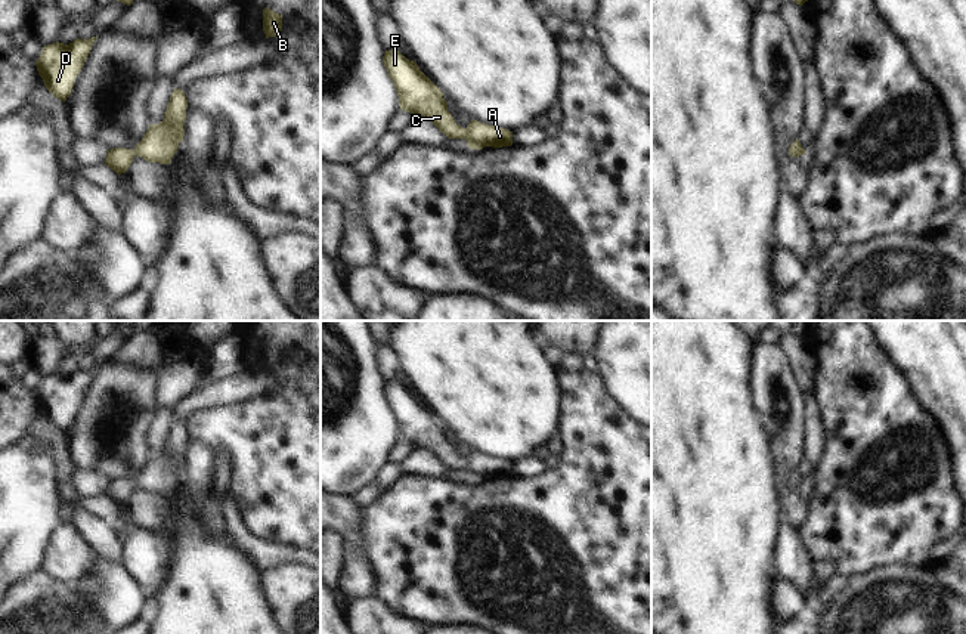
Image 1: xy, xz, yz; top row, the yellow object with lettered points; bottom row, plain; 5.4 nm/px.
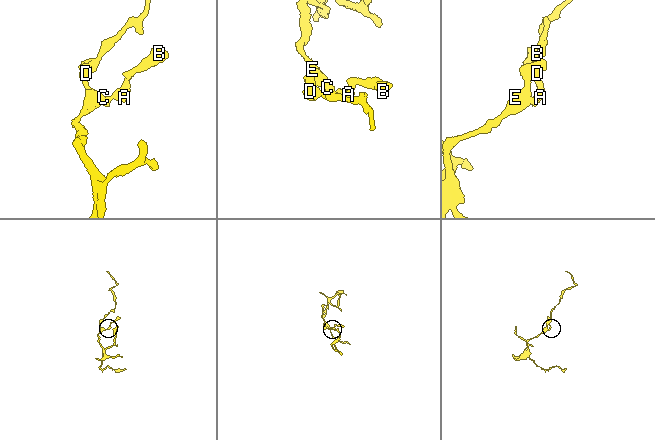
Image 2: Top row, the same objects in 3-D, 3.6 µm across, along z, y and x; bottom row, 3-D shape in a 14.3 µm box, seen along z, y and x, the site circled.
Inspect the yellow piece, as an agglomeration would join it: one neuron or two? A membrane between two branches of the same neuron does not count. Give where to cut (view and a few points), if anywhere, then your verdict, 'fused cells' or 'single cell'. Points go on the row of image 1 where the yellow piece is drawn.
no cut | single cell

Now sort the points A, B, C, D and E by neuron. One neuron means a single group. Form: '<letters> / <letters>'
A B C D E

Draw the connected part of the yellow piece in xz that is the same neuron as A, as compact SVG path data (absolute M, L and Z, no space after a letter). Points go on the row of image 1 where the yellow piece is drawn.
M397 49L383 56L388 77L394 83L399 106L415 117L431 121L449 139L465 139L468 148L502 148L513 145L513 132L471 120L467 129L458 126L448 111L442 90L419 69L415 61L406 59Z

